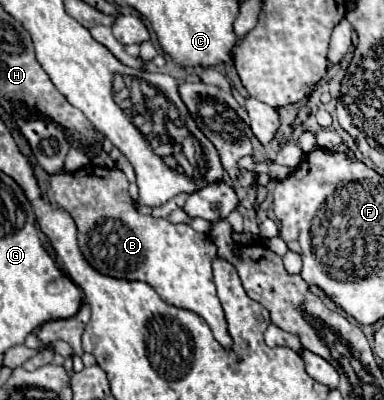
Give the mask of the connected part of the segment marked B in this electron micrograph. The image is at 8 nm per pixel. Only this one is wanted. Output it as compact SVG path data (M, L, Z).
M87 166L77 172L67 174L53 174L51 176L51 200L63 206L77 224L79 230L79 246L85 250L85 256L91 260L91 266L95 266L99 272L109 274L113 278L125 278L125 280L143 280L153 286L153 290L167 302L179 308L187 308L195 314L199 314L213 330L217 342L223 348L231 348L231 338L227 334L225 314L219 304L213 272L211 272L211 260L217 256L215 244L209 240L207 234L195 232L187 224L171 224L165 218L153 218L139 214L129 196L129 180L121 170L111 168L99 168L99 166Z

